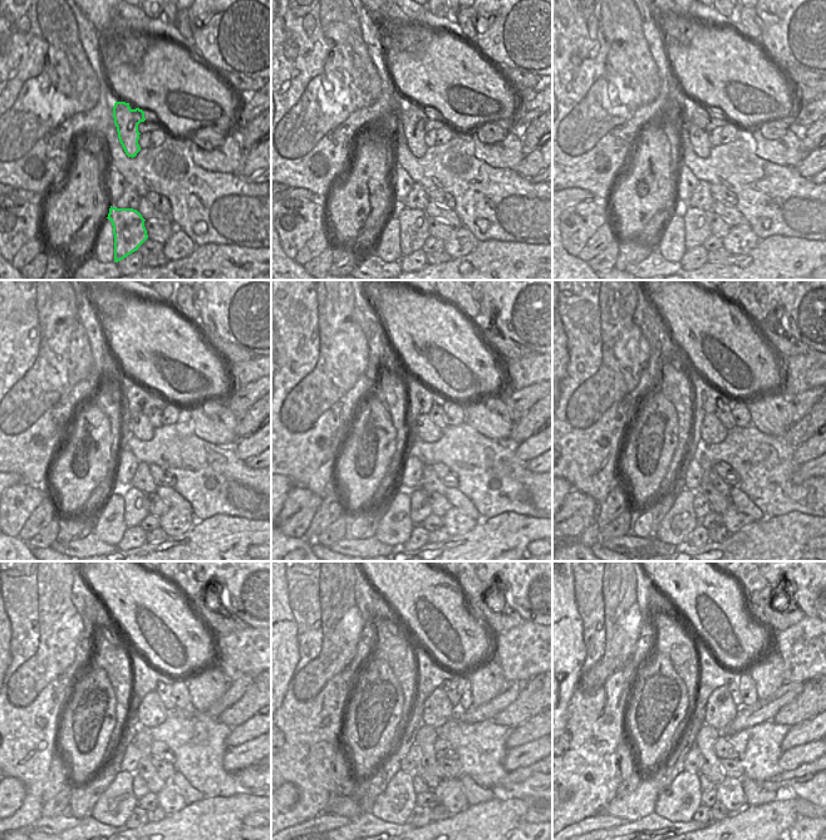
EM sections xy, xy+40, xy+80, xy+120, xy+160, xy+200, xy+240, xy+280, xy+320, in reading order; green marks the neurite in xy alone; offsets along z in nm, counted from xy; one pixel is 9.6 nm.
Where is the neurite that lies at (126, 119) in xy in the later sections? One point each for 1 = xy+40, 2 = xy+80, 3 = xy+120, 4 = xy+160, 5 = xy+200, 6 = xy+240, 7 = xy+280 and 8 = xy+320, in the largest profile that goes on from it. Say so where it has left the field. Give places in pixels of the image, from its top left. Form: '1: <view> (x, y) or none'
1: xy+40 (411, 122)
2: xy+80 (698, 137)
3: xy+120 (142, 428)
4: xy+160 (428, 432)
5: xy+200 (713, 431)
6: xy+240 (152, 712)
7: xy+280 (438, 710)
8: xy+320 (721, 710)

